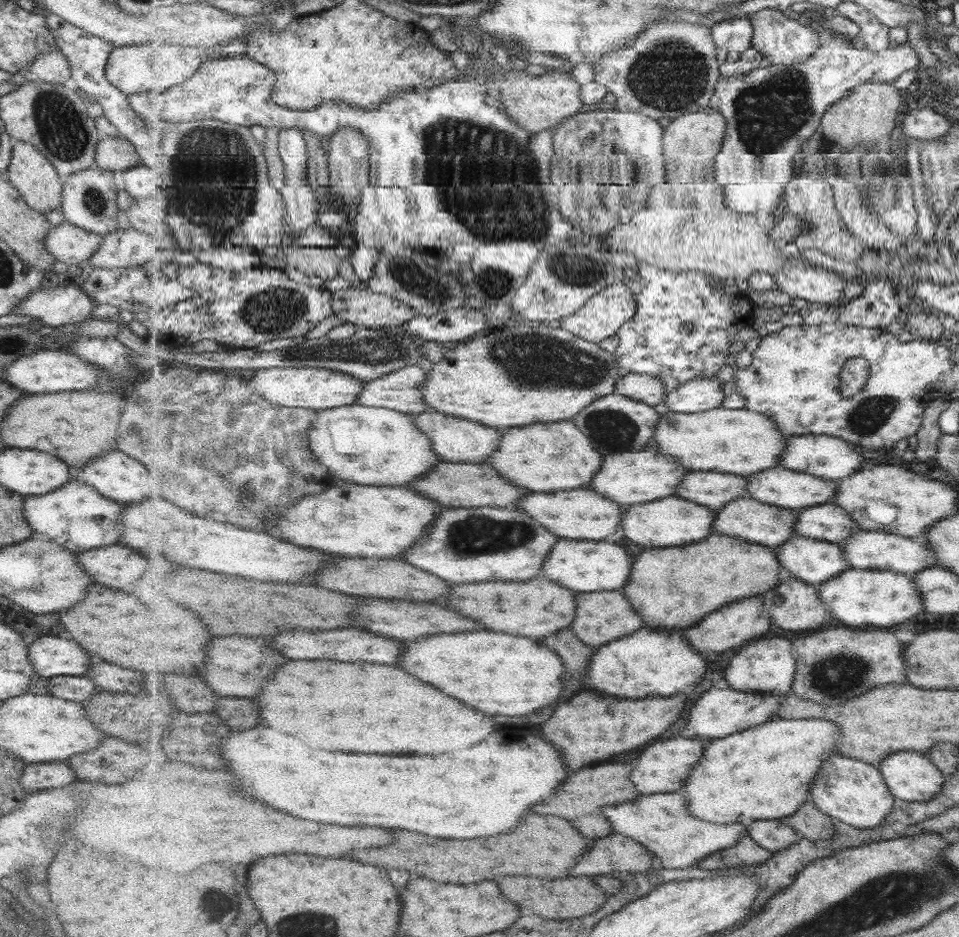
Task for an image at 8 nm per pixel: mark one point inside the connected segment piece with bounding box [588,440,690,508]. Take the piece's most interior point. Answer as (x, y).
(629, 478)

